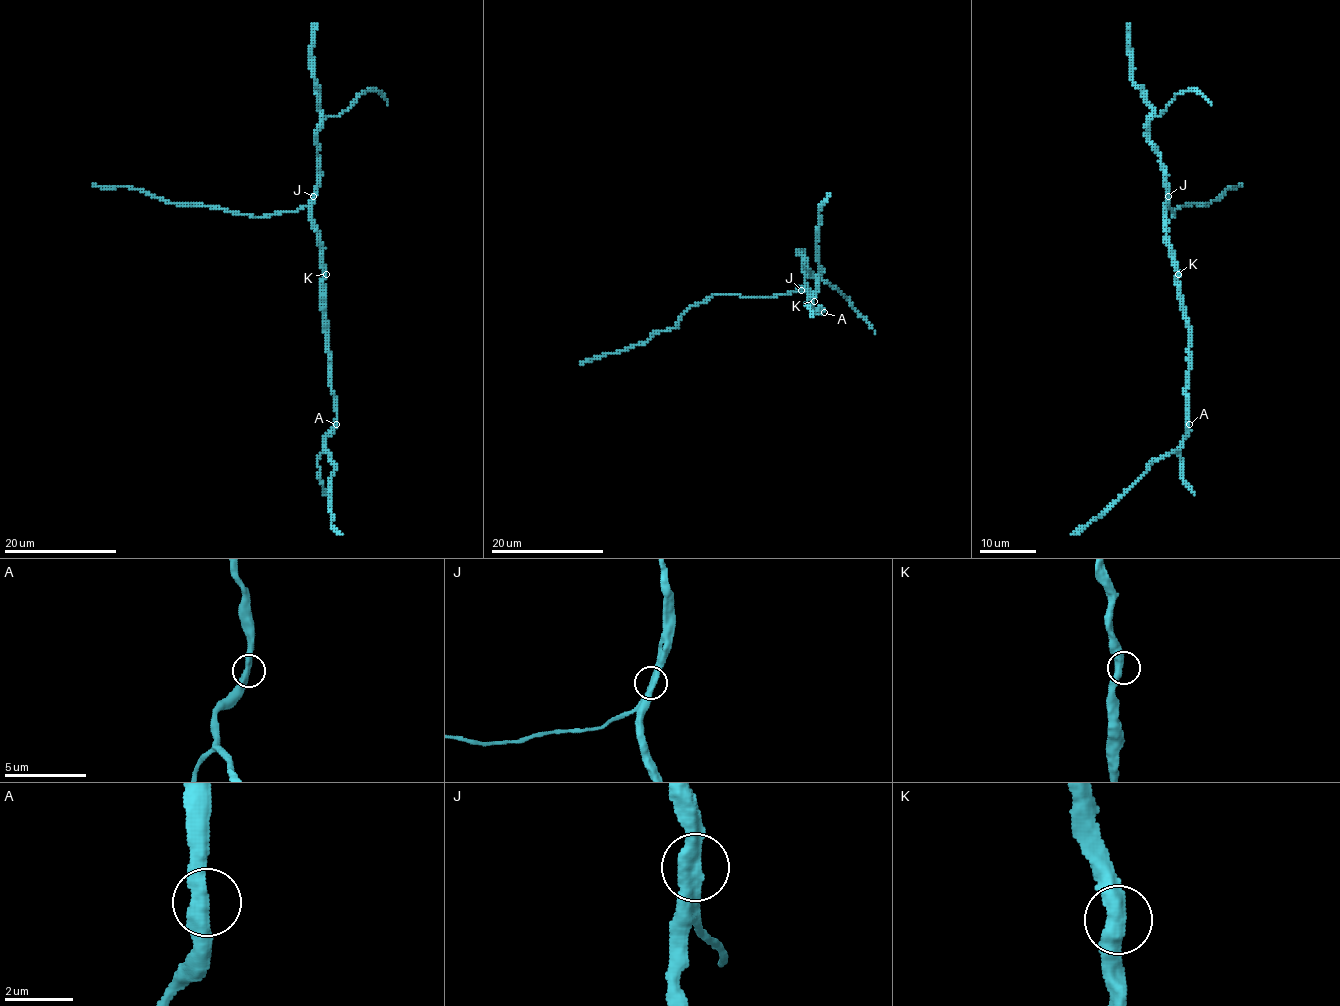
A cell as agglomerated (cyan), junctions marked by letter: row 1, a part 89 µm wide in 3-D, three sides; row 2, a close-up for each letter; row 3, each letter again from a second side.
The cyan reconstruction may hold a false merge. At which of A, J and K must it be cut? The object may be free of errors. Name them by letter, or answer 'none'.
none

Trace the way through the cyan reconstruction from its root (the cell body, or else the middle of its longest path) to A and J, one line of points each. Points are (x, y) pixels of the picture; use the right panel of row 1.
A: (1177, 274), (1178, 298), (1189, 330), (1187, 386), (1189, 424)
J: (1177, 274), (1174, 250), (1167, 235), (1165, 200), (1168, 195)

